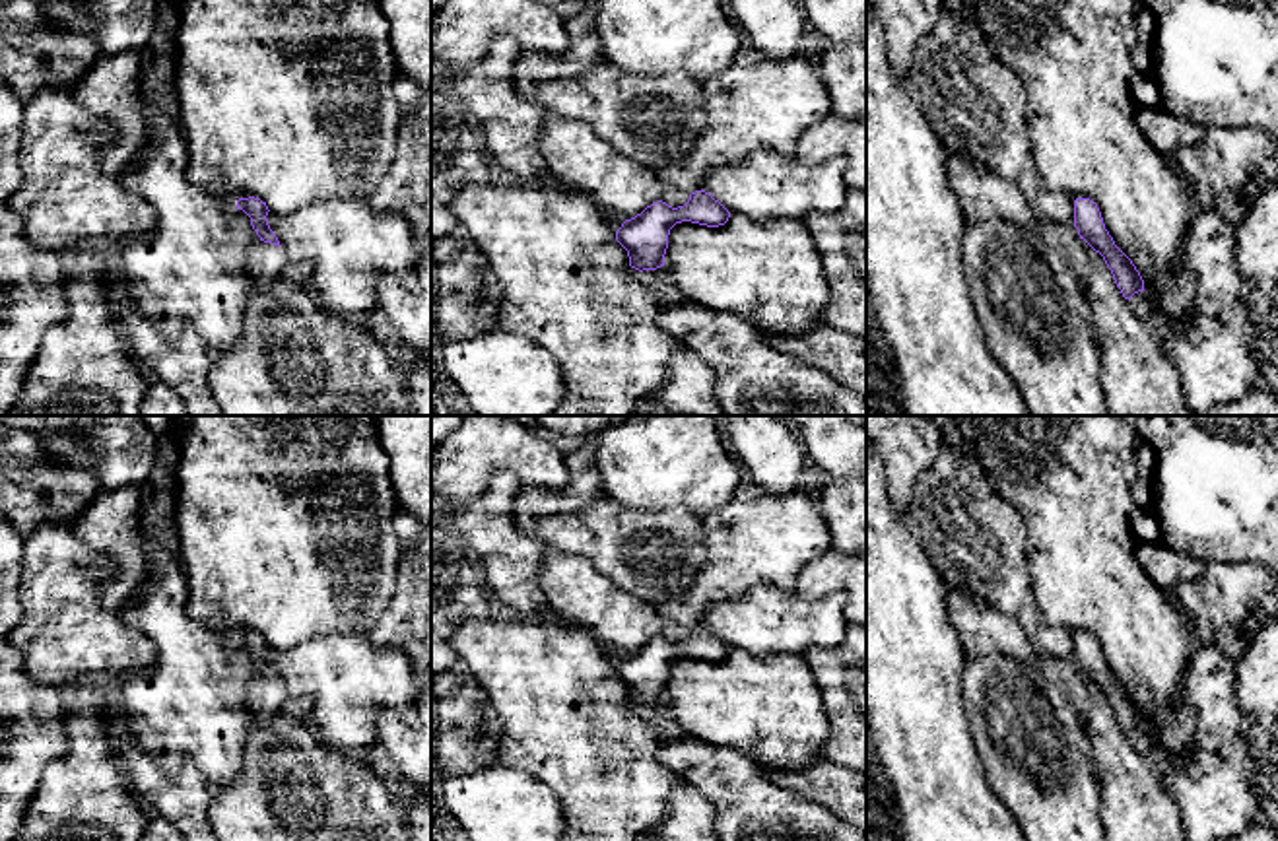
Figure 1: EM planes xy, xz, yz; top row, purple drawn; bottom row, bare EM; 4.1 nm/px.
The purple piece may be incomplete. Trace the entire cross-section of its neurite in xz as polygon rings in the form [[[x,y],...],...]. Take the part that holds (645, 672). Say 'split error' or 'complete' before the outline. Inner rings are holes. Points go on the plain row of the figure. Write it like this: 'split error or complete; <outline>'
split error; [[[748,476],[724,507],[701,517],[701,534],[709,561],[688,592],[656,606],[660,616],[686,625],[689,635],[678,643],[653,637],[616,666],[629,701],[639,707],[664,701],[676,658],[719,662],[728,656],[730,647],[701,623],[713,602],[742,596],[759,585],[794,592],[802,567],[831,548],[816,493],[802,488],[771,493]]]

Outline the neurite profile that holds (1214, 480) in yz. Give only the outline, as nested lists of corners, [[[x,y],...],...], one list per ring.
[[[1134,416],[1156,454],[1154,495],[1163,544],[1202,563],[1257,561],[1278,573],[1278,416]]]

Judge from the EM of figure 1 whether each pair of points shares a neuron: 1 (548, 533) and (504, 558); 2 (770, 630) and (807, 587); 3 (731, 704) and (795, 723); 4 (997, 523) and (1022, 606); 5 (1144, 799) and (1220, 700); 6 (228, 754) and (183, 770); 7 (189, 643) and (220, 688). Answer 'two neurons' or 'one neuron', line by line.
1: two neurons
2: two neurons
3: one neuron
4: one neuron
5: two neurons
6: two neurons
7: one neuron

